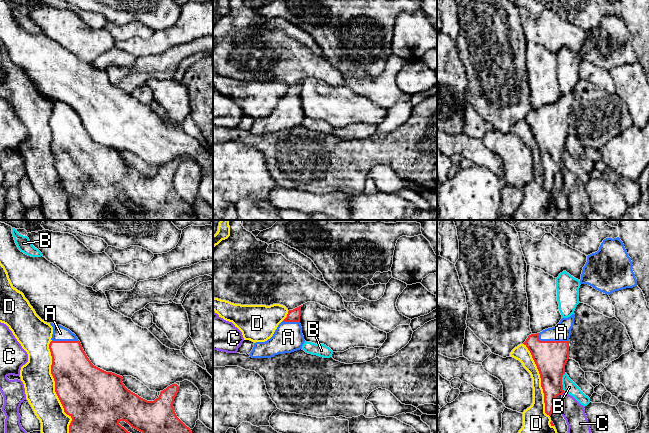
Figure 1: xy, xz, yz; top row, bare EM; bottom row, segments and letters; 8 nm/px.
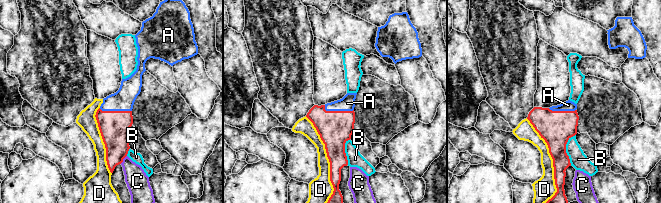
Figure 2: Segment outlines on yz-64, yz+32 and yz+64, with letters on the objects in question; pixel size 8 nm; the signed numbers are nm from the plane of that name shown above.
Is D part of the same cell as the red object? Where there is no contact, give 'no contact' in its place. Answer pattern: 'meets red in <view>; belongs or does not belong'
meets red in xy; does not belong

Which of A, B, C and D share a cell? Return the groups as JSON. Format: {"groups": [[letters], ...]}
{"groups": [["A"], ["B"], ["C"], ["D"]]}

